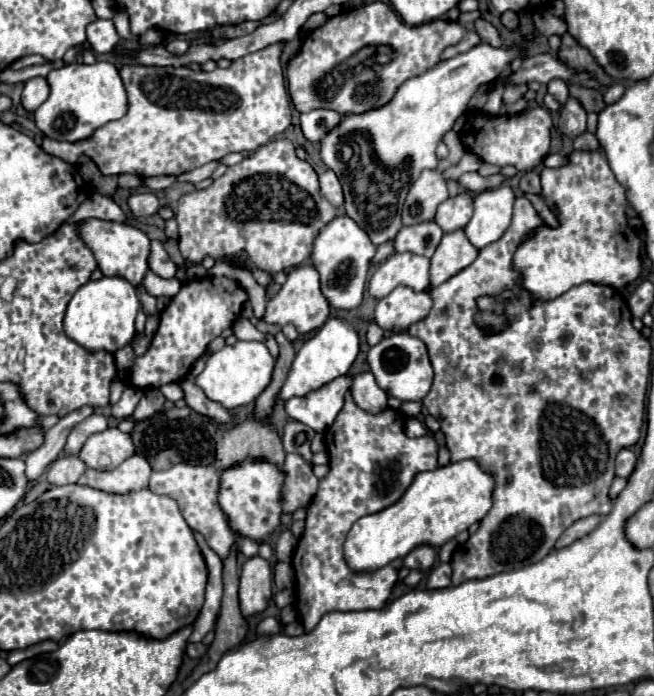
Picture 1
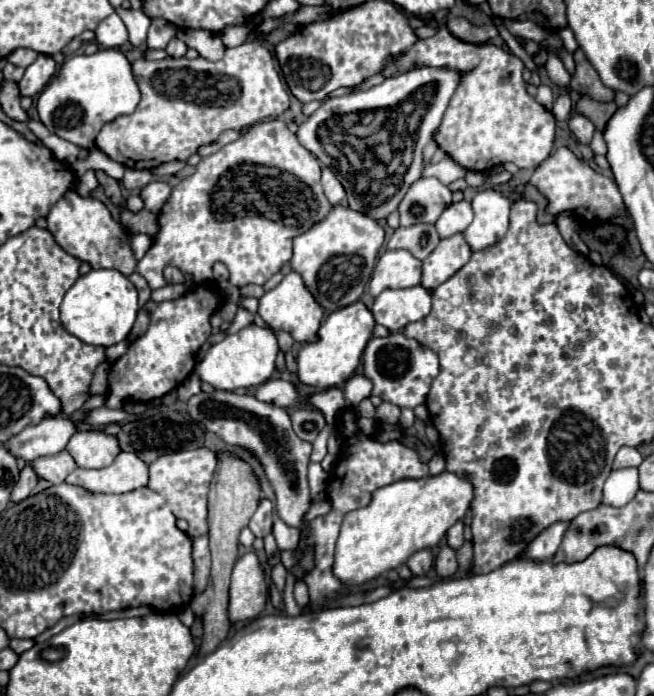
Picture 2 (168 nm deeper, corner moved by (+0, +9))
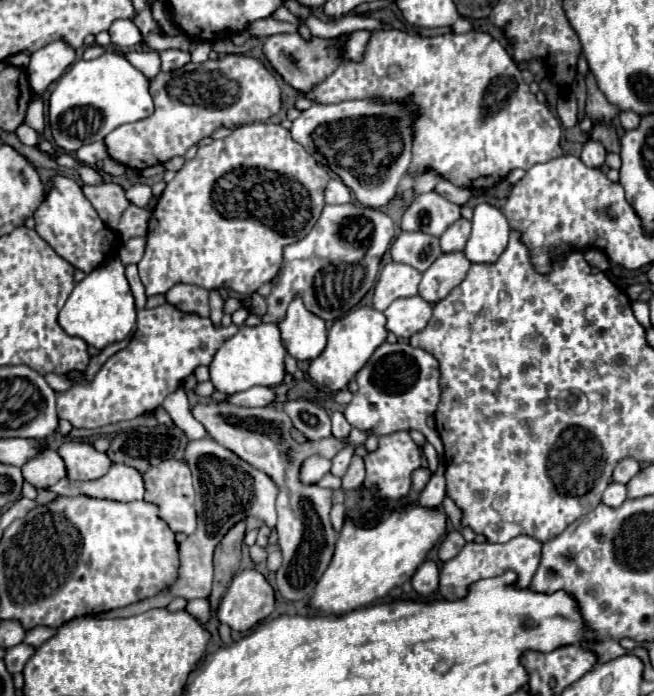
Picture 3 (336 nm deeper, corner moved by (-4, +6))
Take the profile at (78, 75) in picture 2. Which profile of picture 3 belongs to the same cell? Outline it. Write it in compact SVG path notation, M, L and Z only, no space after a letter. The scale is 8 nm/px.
M107 50L95 60L77 60L57 80L57 86L49 98L49 124L55 144L65 152L75 152L83 144L103 140L111 130L121 124L137 122L153 112L153 100L149 94L149 80L131 62L119 54Z

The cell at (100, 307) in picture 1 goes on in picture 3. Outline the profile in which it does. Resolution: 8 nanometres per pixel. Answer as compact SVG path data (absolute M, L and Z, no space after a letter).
M115 256L107 260L101 268L87 274L79 284L75 284L63 310L59 312L59 324L69 336L83 338L89 346L103 350L113 342L121 342L135 326L137 308L129 282L125 278L125 266Z

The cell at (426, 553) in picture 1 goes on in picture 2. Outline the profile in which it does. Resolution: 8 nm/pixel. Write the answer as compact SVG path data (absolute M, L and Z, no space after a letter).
M429 549L417 551L415 555L411 555L411 557L409 557L407 567L409 567L409 569L411 569L411 573L413 573L413 575L417 575L417 577L427 575L427 573L431 571L431 567L433 567L433 555L431 555L431 551L429 551Z

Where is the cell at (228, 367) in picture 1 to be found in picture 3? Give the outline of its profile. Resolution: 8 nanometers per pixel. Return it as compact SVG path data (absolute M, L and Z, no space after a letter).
M259 322L257 326L241 326L235 336L225 340L225 344L213 356L209 364L211 382L221 394L237 394L253 386L277 386L285 378L285 348L275 324Z

